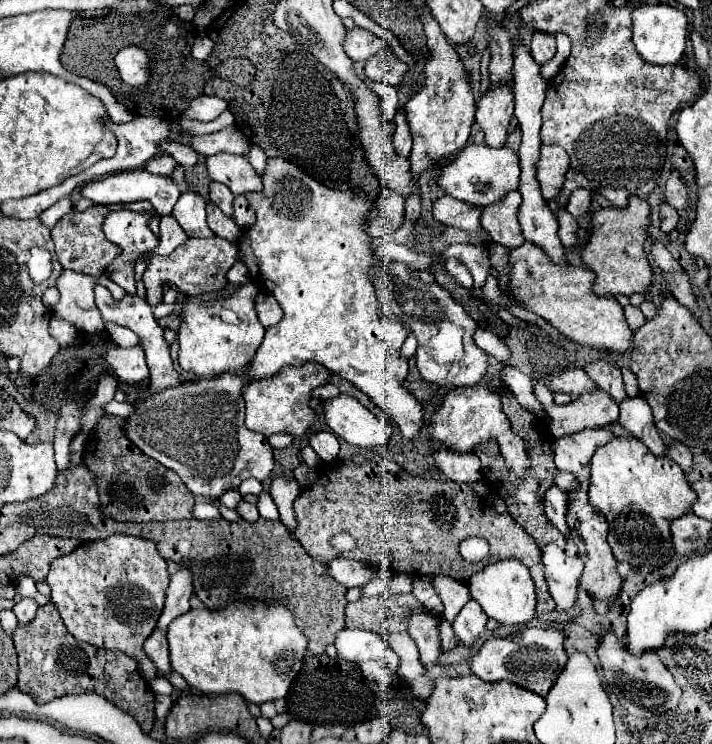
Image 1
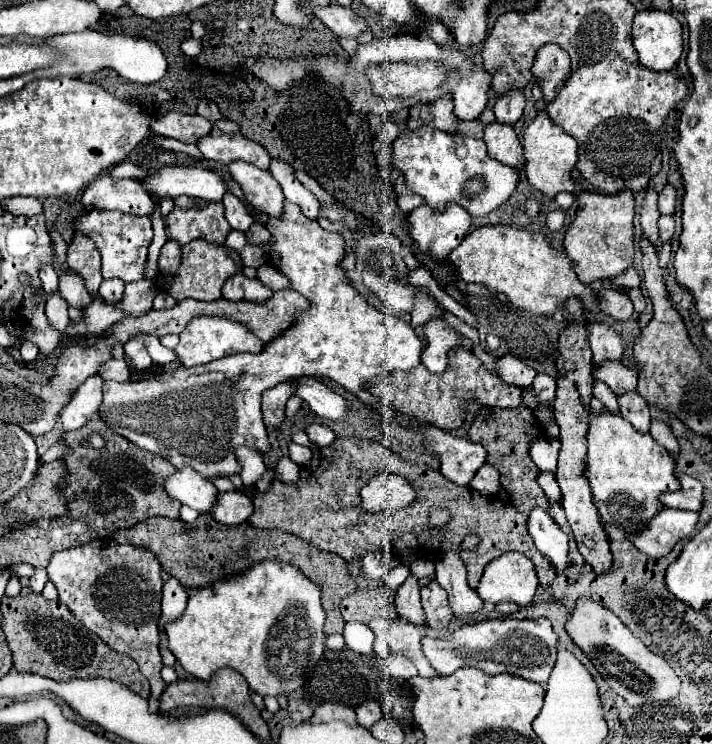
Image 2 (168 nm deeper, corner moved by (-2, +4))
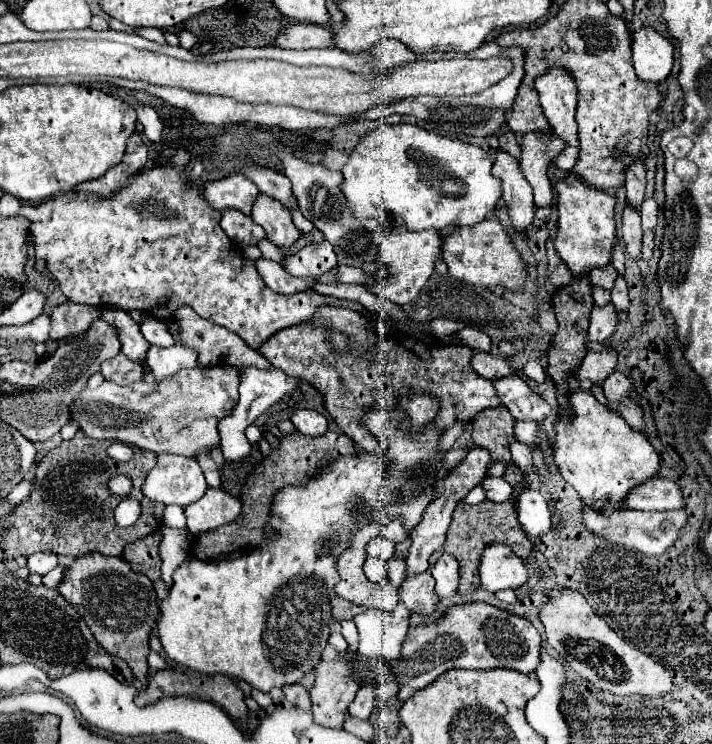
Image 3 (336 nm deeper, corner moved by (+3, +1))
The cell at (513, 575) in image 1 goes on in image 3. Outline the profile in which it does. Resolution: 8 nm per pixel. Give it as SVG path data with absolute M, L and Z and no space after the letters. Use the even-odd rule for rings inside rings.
M489 544L483 550L479 574L481 586L493 594L505 588L517 590L529 578L529 570L523 564L523 560L503 544Z

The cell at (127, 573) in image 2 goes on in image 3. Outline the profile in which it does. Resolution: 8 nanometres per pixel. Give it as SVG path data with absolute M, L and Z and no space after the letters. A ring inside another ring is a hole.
M87 554L77 558L59 586L59 592L83 616L95 640L109 652L123 658L135 678L147 684L147 652L149 634L159 616L153 582L147 576L135 574L123 558L107 558L103 554Z

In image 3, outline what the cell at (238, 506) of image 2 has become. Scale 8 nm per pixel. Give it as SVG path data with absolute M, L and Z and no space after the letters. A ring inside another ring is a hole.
M209 488L203 494L203 498L185 506L183 510L185 510L189 532L197 536L201 532L233 522L241 512L241 502L223 490Z

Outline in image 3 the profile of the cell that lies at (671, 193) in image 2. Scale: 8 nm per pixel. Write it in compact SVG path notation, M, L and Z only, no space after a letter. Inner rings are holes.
M647 198L641 204L641 222L643 222L643 230L653 230L659 218L659 206L653 198Z

